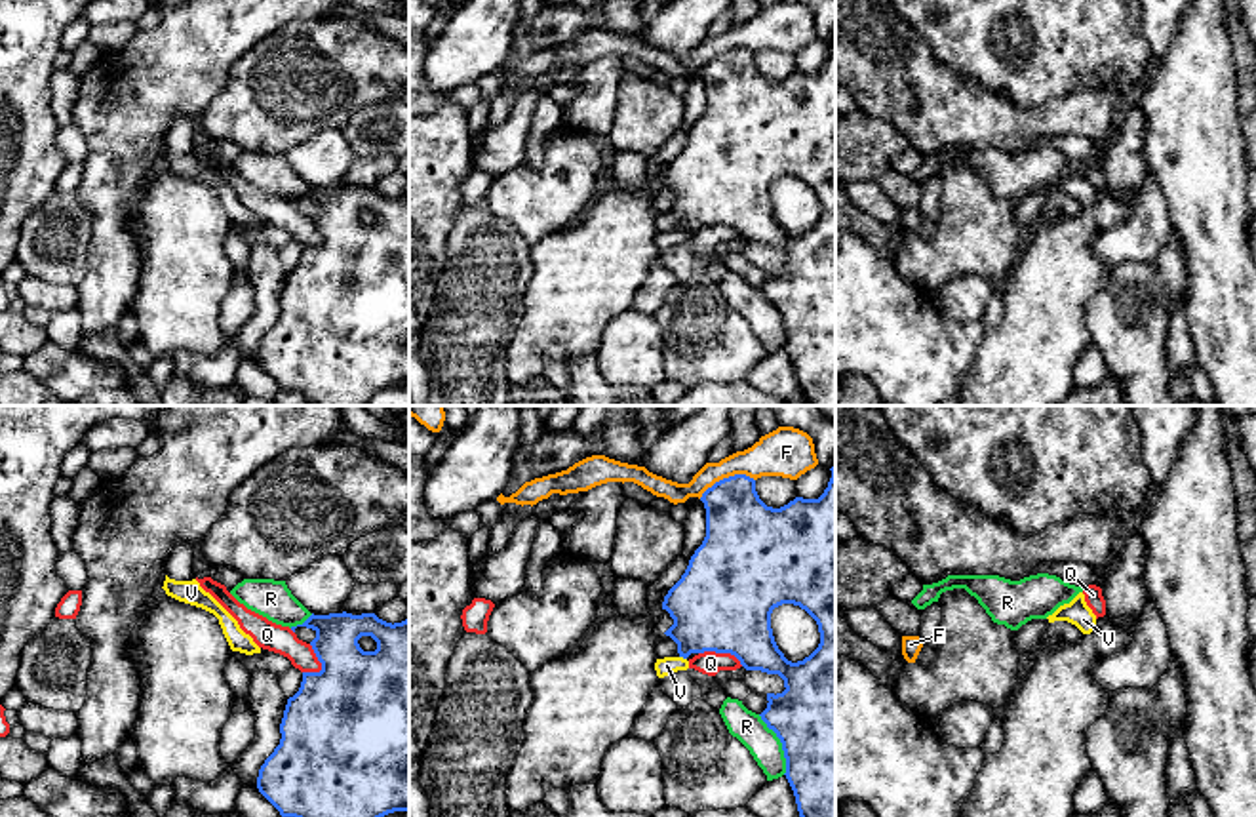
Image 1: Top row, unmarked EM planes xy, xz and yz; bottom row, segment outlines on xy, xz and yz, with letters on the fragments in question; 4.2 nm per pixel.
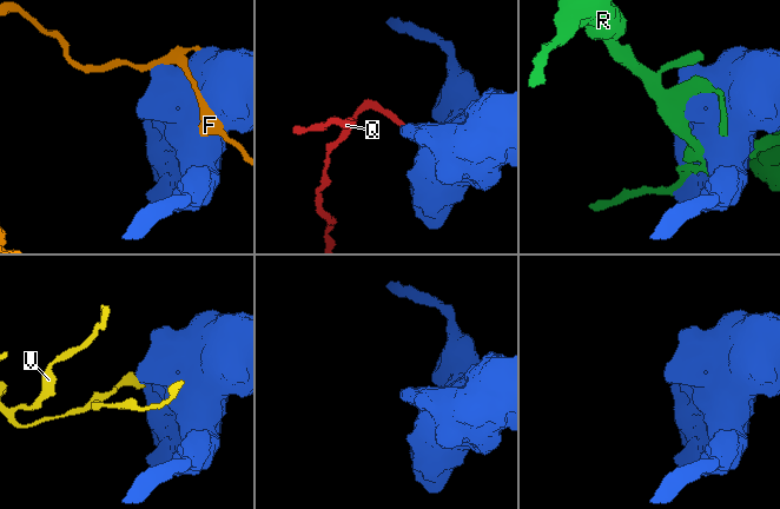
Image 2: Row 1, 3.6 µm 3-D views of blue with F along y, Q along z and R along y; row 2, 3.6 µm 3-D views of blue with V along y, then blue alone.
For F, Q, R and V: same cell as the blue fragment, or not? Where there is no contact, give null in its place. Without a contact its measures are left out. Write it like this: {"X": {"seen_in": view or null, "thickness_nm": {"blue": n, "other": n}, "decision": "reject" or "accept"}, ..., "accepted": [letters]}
{"F": {"seen_in": "xz", "thickness_nm": {"blue": 320, "other": 190}, "decision": "reject"}, "Q": {"seen_in": "xz", "thickness_nm": {"blue": 420, "other": 100}, "decision": "reject"}, "R": {"seen_in": "xz", "thickness_nm": {"blue": 480, "other": 140}, "decision": "reject"}, "V": {"seen_in": "xz", "thickness_nm": {"blue": 360, "other": 70}, "decision": "reject"}, "accepted": []}

